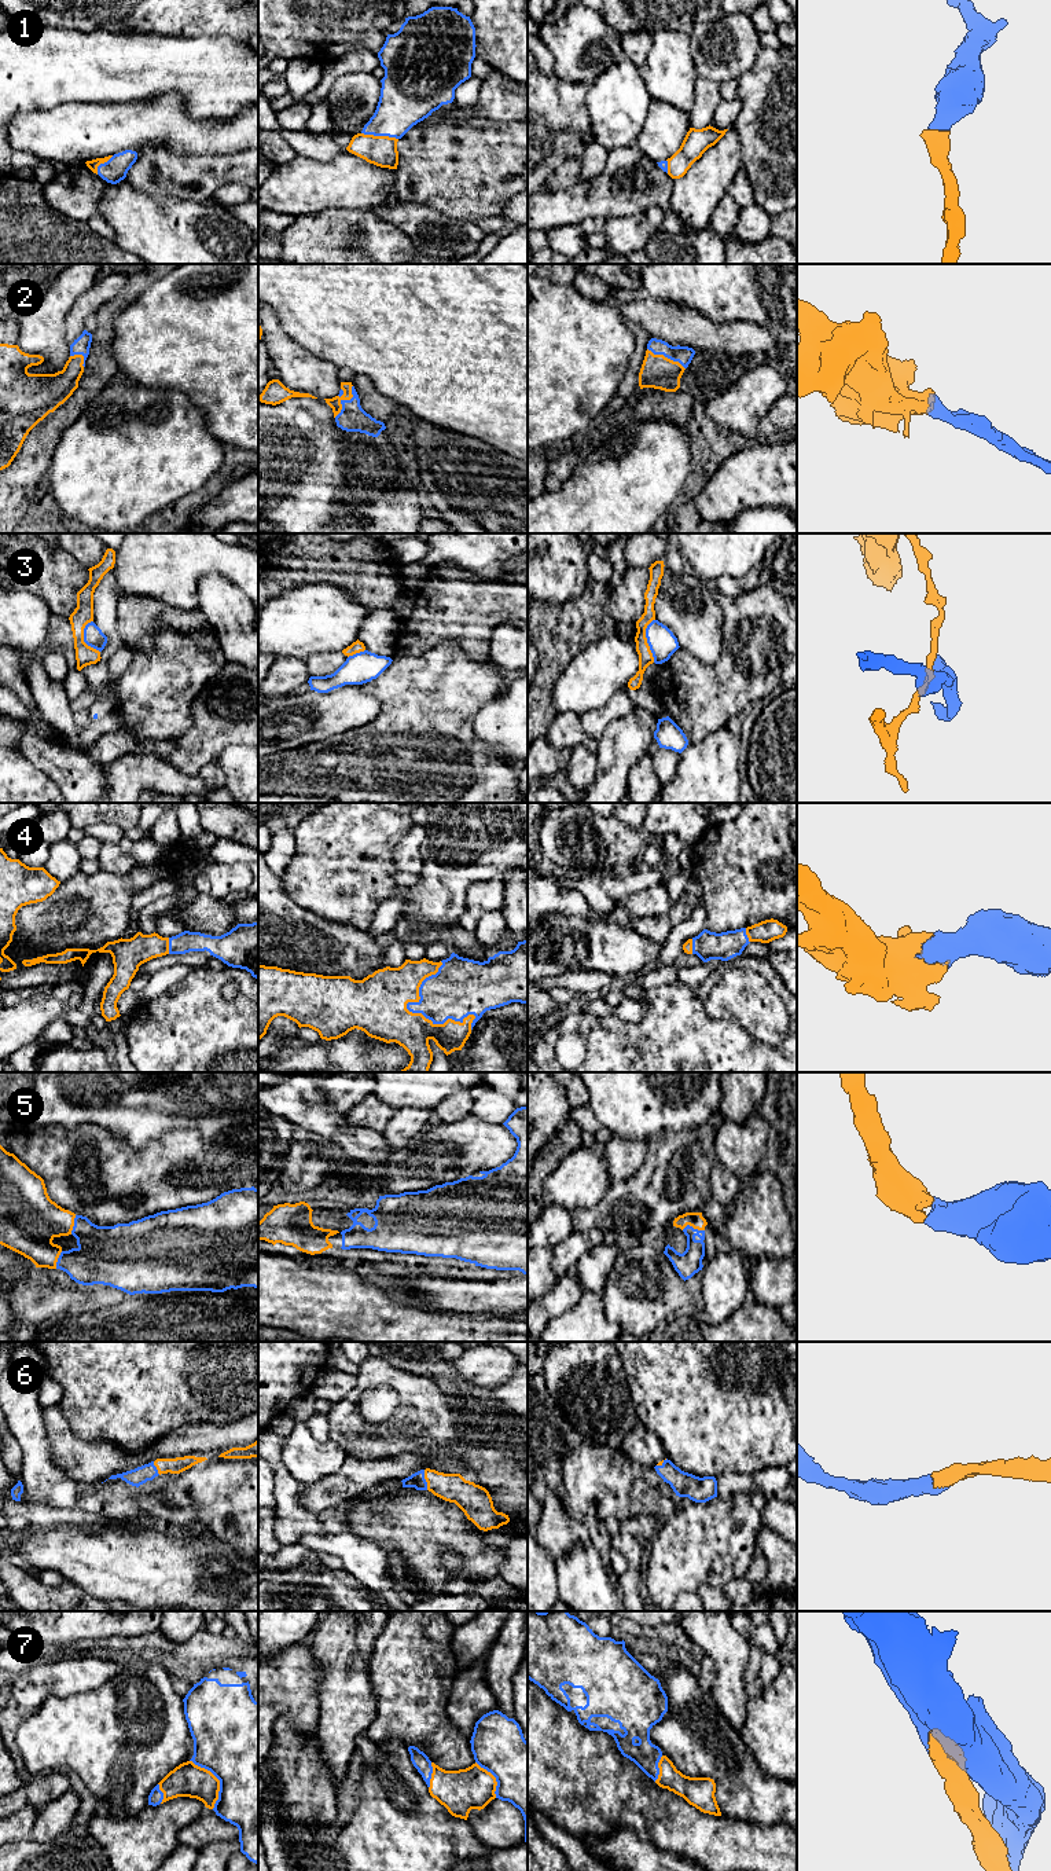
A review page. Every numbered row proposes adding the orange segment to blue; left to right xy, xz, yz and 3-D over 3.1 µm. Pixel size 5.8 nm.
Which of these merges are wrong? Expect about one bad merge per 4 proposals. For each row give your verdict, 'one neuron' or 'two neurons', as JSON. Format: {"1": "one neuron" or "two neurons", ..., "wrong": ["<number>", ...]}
{"1": "one neuron", "2": "one neuron", "3": "two neurons", "4": "one neuron", "5": "one neuron", "6": "one neuron", "7": "one neuron", "wrong": ["3"]}

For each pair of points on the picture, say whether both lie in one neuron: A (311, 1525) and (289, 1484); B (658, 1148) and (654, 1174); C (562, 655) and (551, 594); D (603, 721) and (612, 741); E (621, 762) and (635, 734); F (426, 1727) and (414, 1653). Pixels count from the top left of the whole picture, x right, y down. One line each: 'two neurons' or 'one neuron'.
A: one neuron
B: one neuron
C: two neurons
D: two neurons
E: one neuron
F: one neuron

